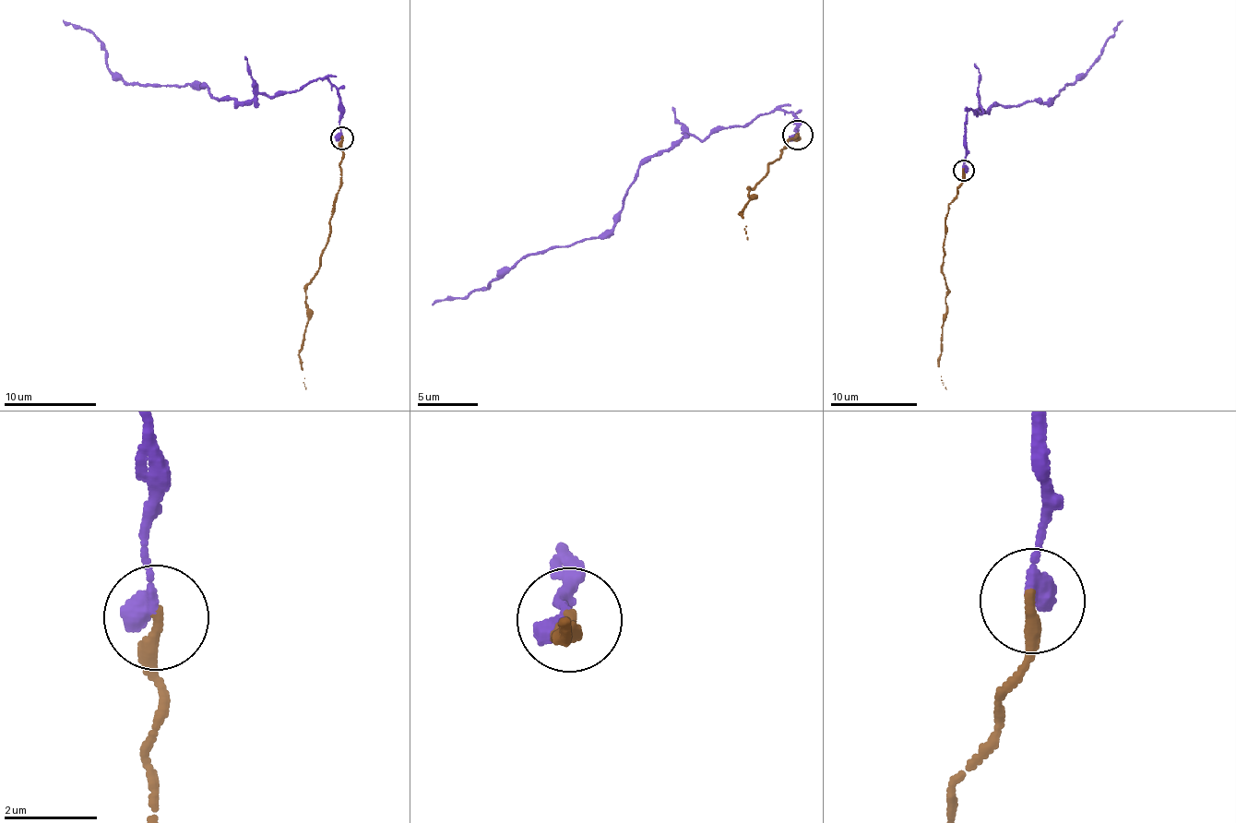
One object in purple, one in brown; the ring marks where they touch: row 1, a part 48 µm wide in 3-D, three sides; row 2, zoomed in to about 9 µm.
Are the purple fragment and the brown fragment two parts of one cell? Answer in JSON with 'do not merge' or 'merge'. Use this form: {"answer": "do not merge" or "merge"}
{"answer": "do not merge"}

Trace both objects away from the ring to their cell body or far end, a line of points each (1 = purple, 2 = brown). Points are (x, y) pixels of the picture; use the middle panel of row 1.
1: (798, 134), (796, 114), (778, 109), (687, 137), (639, 170), (609, 230), (524, 255), (488, 285), (432, 304)
2: (798, 134), (798, 140), (794, 135), (757, 186), (748, 188), (751, 201), (738, 214), (743, 219), (746, 239)

